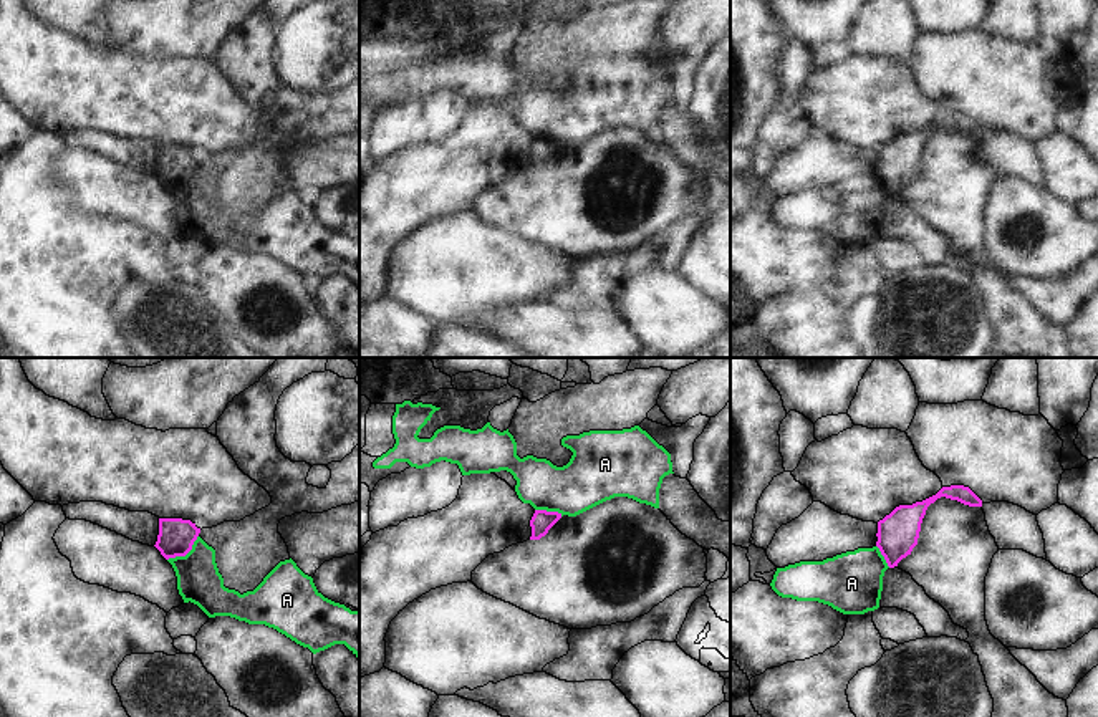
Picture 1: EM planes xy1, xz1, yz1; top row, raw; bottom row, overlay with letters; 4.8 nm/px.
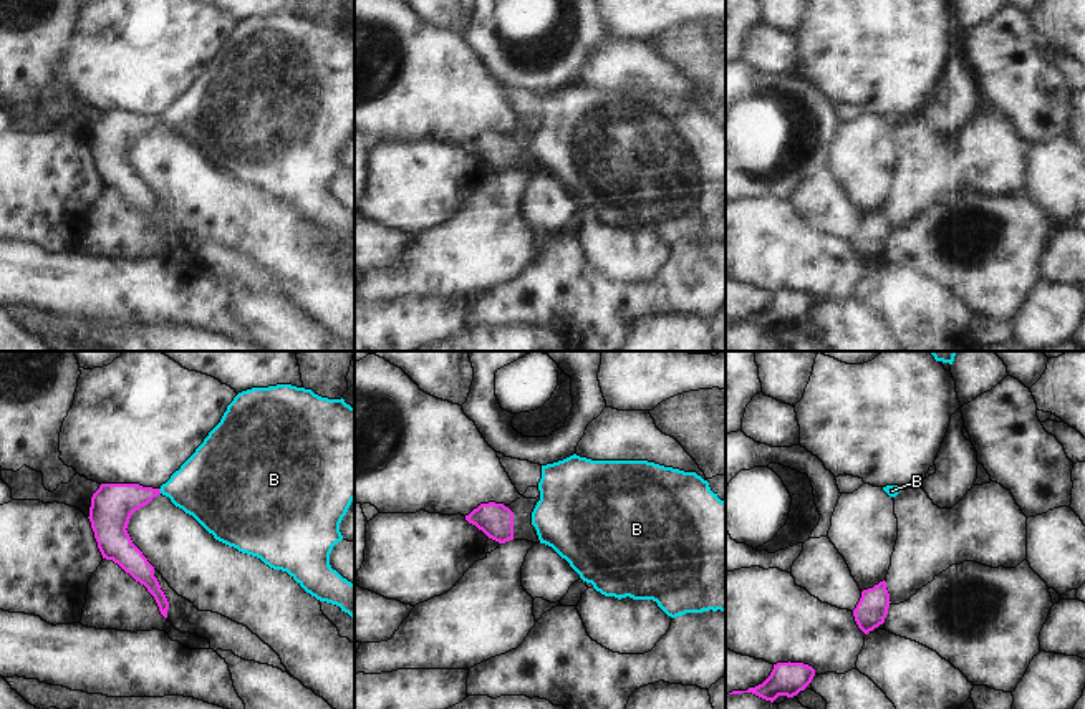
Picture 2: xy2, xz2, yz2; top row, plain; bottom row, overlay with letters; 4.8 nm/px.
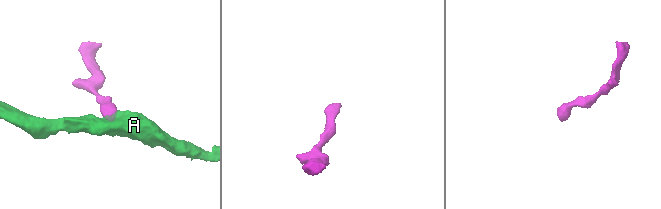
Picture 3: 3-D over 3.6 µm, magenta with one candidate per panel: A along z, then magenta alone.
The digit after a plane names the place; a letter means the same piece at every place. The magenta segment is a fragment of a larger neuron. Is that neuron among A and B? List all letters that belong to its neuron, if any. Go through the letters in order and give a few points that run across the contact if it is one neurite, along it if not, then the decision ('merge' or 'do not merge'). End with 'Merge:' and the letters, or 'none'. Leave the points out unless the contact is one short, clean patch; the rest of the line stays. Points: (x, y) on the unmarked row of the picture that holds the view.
A: xy1 (197, 164), (184, 184), (168, 189) | do not merge
B: xy2 (113, 133), (133, 125), (159, 120), (211, 115) | merge
Merge: B

